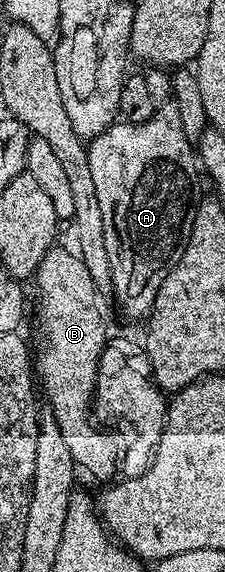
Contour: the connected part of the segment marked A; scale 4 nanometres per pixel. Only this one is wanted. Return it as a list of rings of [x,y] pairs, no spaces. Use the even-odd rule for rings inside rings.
[[[170,100],[160,103],[157,111],[145,122],[114,121],[102,134],[94,135],[87,149],[95,192],[99,195],[99,208],[103,208],[107,260],[111,264],[113,281],[112,297],[117,297],[127,317],[144,319],[155,304],[155,296],[159,296],[163,280],[167,280],[167,272],[179,264],[179,256],[183,256],[183,248],[187,248],[191,236],[191,224],[195,224],[199,161],[194,143],[187,140],[177,103]]]

